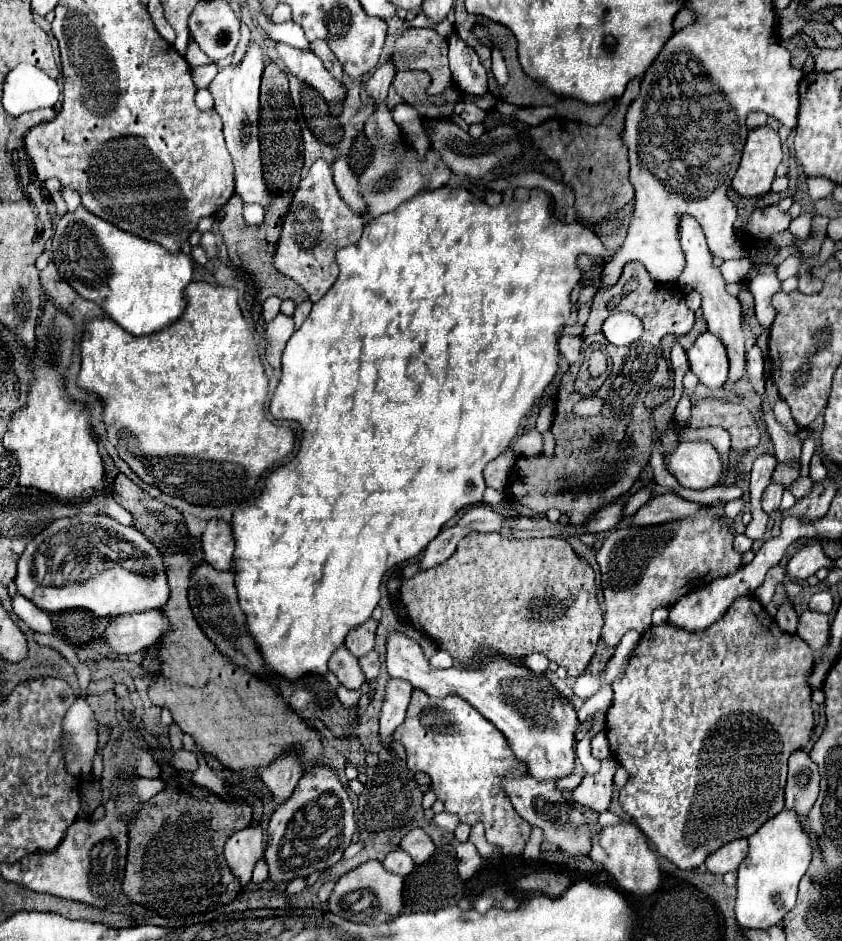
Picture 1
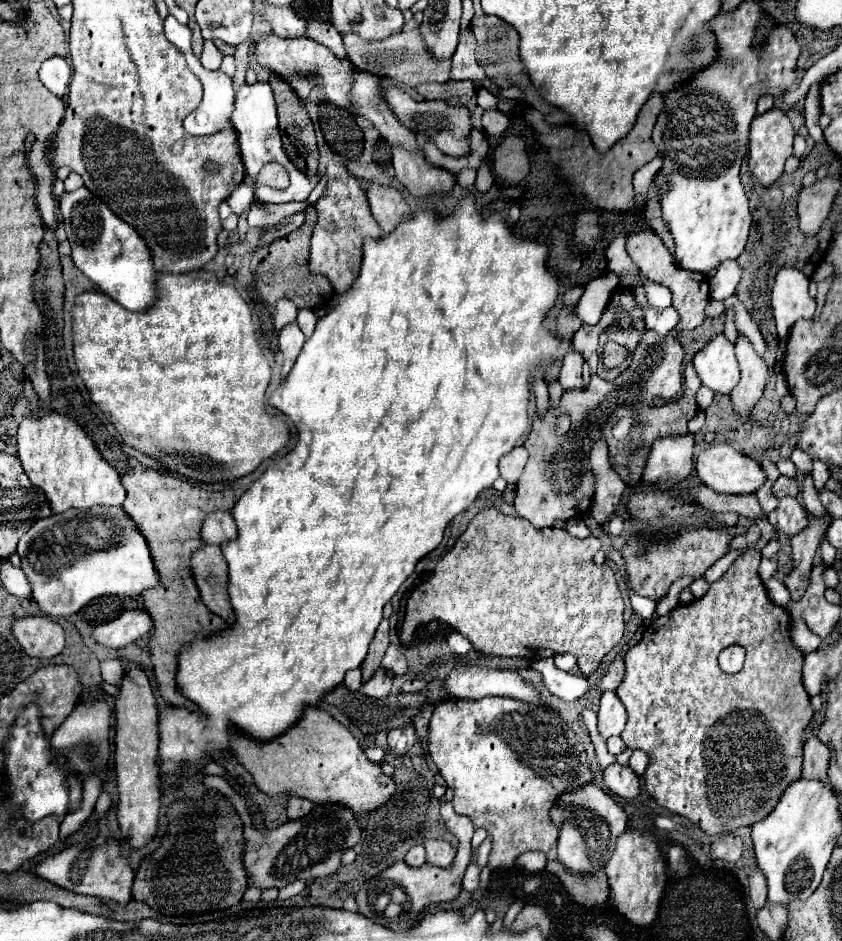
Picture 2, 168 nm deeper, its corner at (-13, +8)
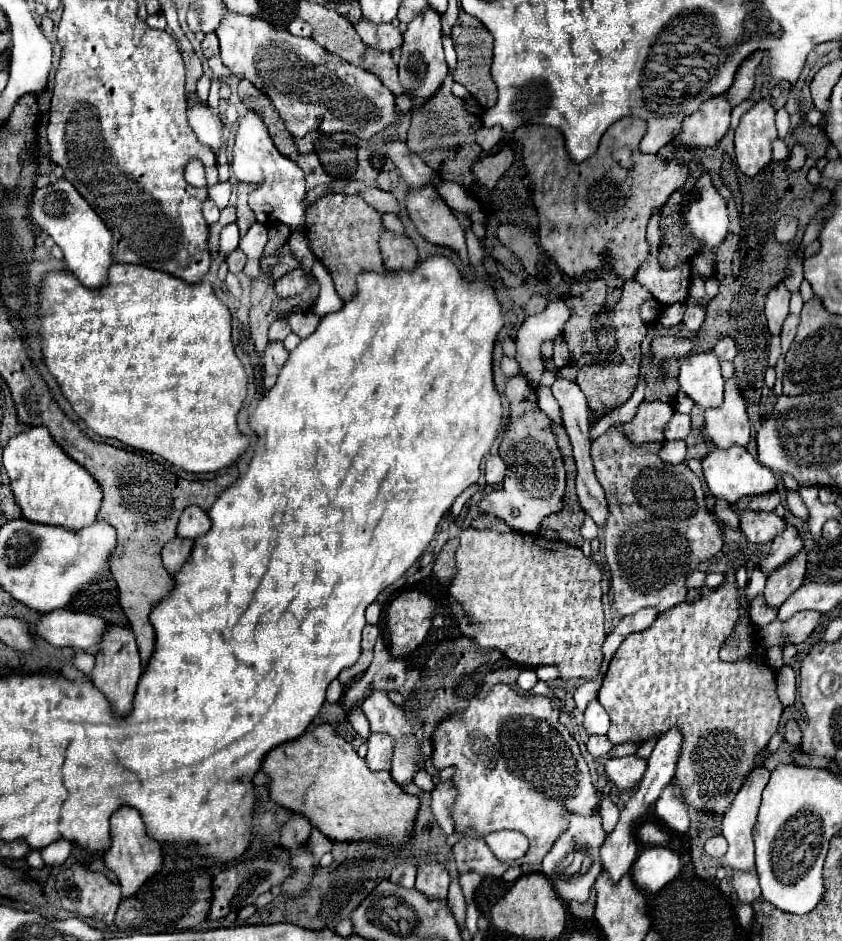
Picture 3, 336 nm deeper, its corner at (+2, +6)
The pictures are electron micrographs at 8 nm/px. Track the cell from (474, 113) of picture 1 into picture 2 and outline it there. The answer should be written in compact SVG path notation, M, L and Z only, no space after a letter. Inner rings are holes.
M486 110L484 116L482 116L482 124L484 124L484 130L488 136L492 138L500 138L504 134L504 130L508 128L510 120L504 112L500 110Z

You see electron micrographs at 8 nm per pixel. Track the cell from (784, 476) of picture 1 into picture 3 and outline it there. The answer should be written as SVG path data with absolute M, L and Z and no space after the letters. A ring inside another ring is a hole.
M773 490L773 494L759 494L759 496L749 496L749 498L741 498L737 502L739 510L765 510L771 512L773 508L777 508L781 504L781 496L777 490Z

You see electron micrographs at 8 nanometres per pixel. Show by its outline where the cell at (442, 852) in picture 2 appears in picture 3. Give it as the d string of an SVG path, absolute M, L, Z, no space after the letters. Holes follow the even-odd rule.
M421 862L417 866L417 884L415 888L433 898L447 898L449 890L449 872L439 862Z

